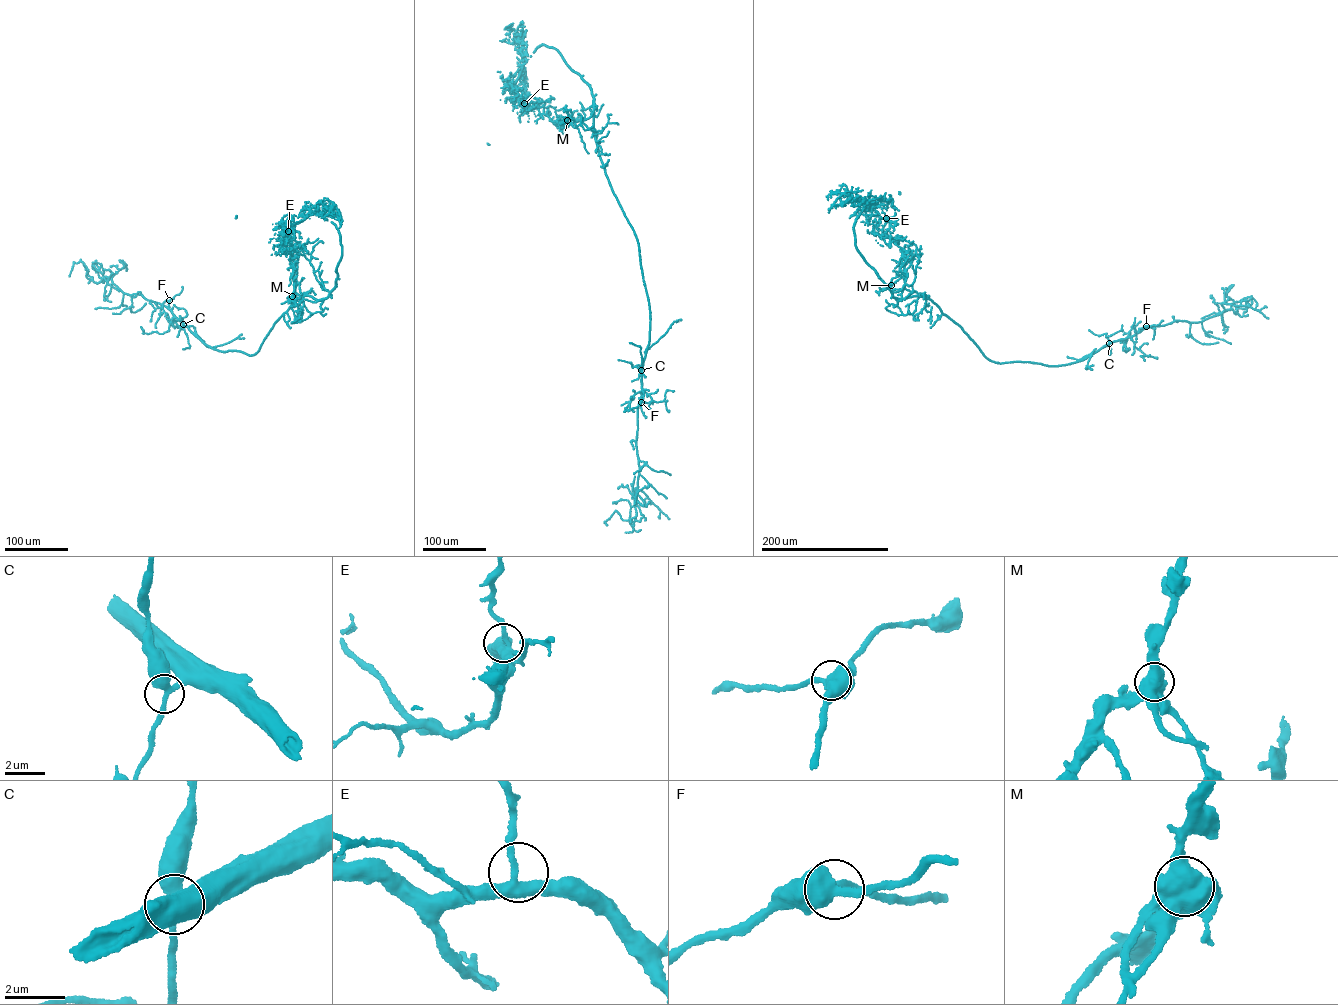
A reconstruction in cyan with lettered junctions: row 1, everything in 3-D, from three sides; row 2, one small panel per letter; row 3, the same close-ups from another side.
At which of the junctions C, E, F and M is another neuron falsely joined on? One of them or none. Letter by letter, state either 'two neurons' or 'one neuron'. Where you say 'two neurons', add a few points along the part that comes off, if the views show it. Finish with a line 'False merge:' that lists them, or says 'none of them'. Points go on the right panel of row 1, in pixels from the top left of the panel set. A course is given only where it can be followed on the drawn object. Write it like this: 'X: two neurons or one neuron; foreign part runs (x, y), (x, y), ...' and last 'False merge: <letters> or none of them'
C: one neuron
E: one neuron
F: one neuron
M: two neurons; foreign part runs (891, 285), (891, 279), (904, 271), (912, 256), (910, 251)
False merge: M

